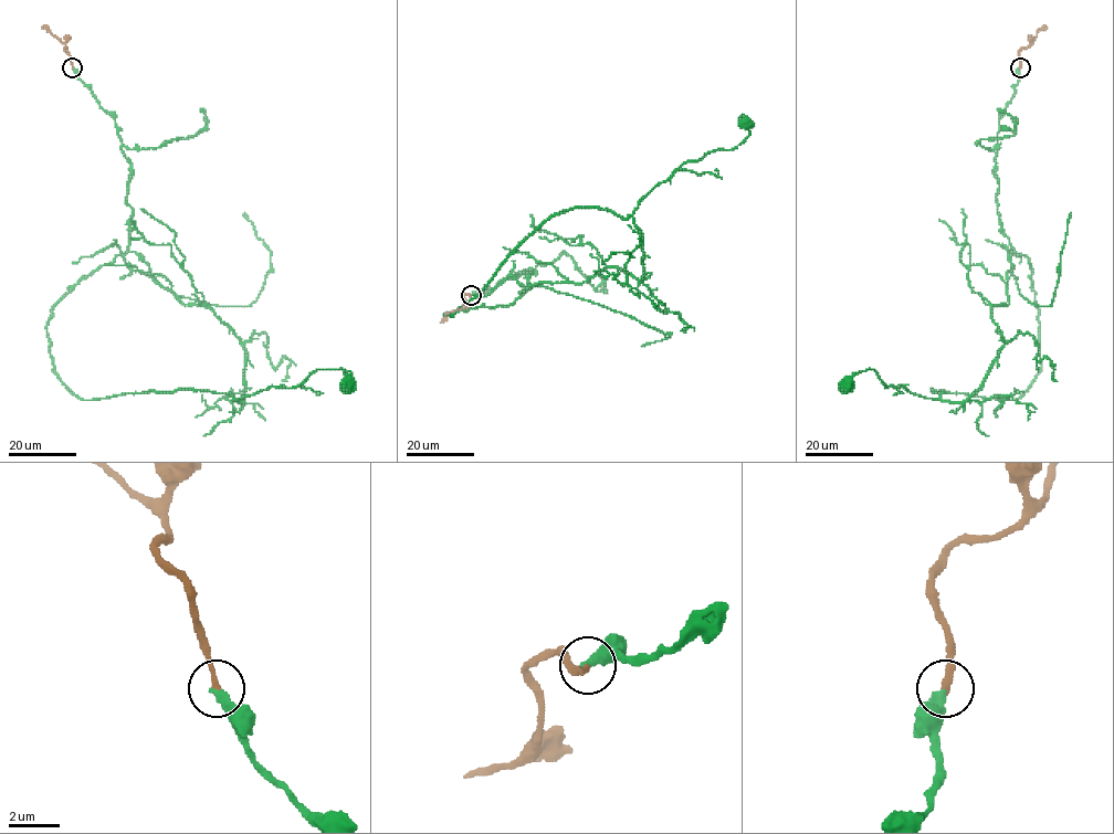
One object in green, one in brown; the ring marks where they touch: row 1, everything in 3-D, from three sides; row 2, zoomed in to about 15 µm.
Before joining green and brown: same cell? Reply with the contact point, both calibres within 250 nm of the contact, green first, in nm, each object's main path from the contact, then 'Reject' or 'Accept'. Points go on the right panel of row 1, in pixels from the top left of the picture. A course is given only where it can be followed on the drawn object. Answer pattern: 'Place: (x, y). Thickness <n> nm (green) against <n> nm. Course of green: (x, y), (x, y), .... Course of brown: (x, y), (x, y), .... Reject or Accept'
Place: (1020, 67). Thickness 360 nm (green) against 280 nm. Course of green: (1020, 67), (999, 118), (997, 212), (1030, 263), (1041, 370), (1017, 400), (925, 398), (873, 369), (849, 387). Course of brown: (1020, 67), (1020, 49), (1029, 45), (1036, 33), (1047, 28). Accept

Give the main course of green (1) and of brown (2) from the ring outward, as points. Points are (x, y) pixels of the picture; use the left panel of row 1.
1: (73, 67), (133, 212), (53, 307), (60, 380), (347, 387)
2: (73, 67), (65, 45), (42, 28)

